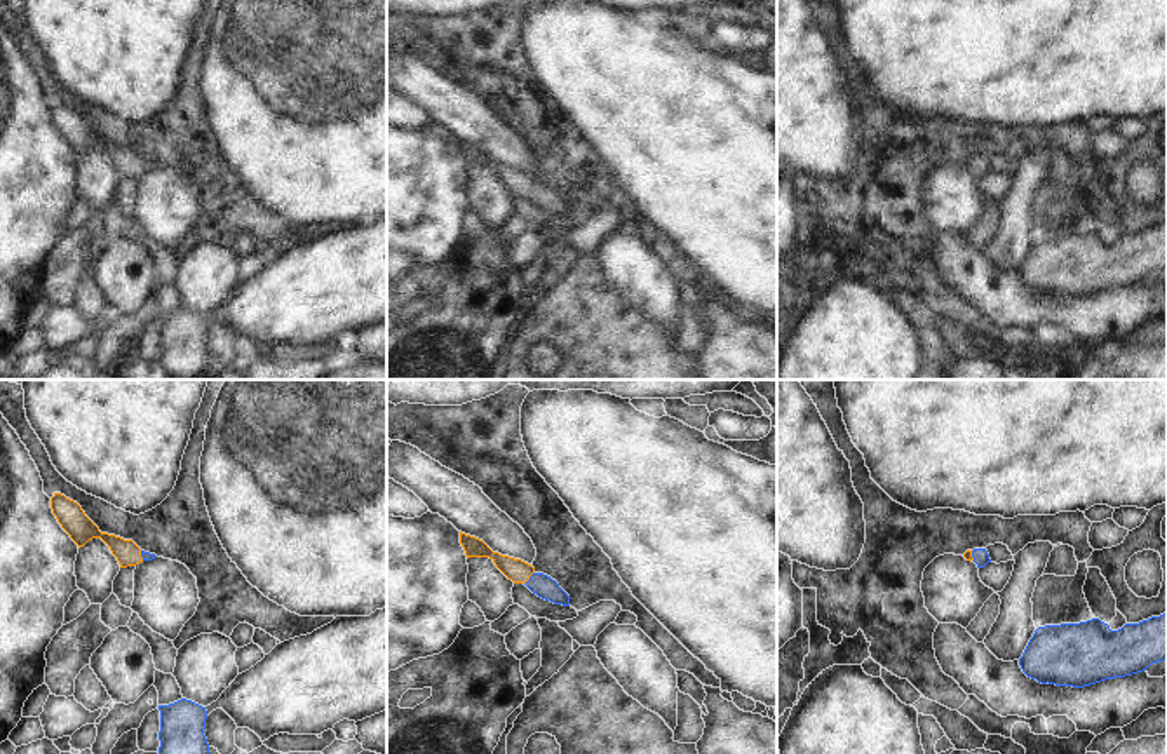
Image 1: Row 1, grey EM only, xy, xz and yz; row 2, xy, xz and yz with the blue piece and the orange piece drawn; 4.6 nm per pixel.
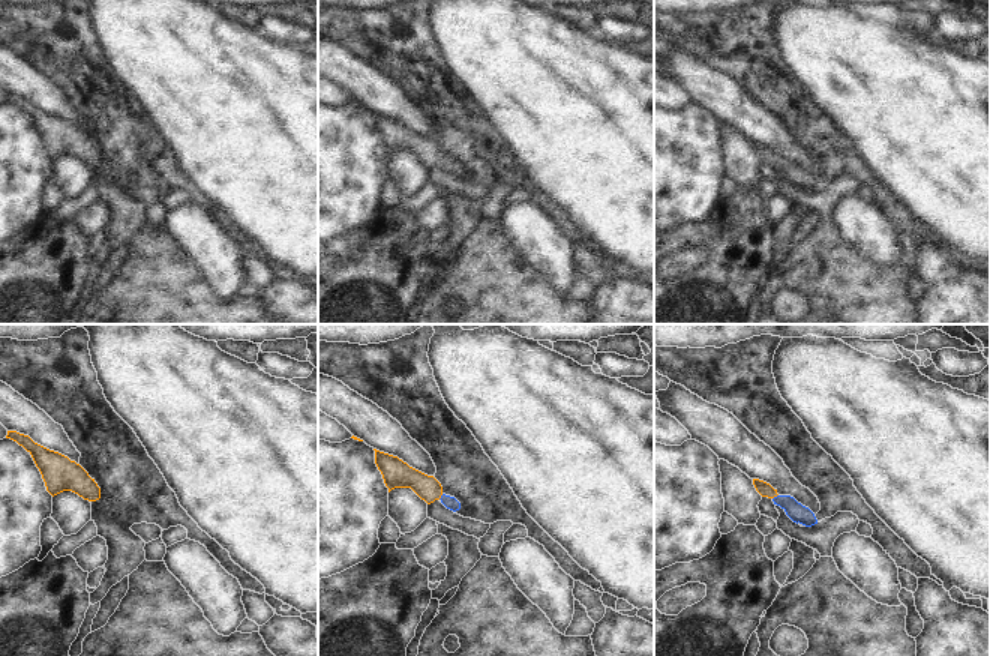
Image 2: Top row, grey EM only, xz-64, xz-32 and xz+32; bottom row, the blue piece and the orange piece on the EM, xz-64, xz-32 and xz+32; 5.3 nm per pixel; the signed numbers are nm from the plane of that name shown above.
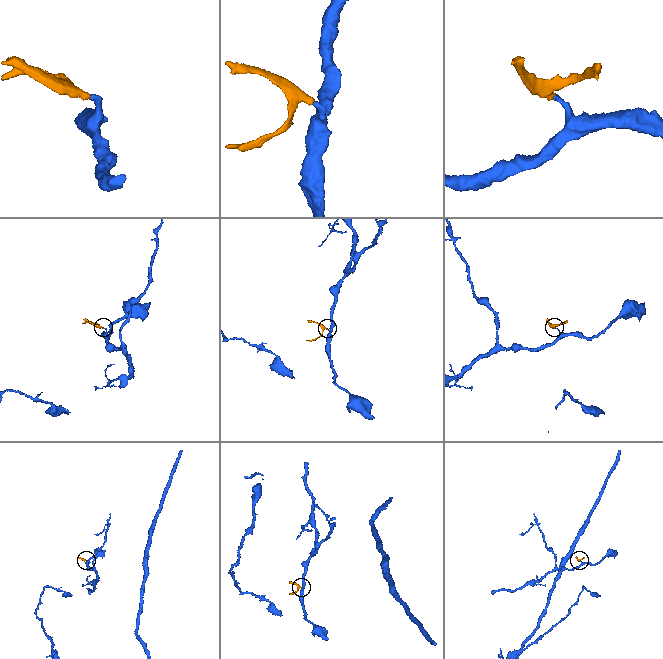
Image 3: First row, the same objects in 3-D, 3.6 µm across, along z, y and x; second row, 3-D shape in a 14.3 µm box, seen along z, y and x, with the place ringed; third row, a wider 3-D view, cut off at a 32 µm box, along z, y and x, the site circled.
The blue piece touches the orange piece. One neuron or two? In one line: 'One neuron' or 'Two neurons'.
One neuron

